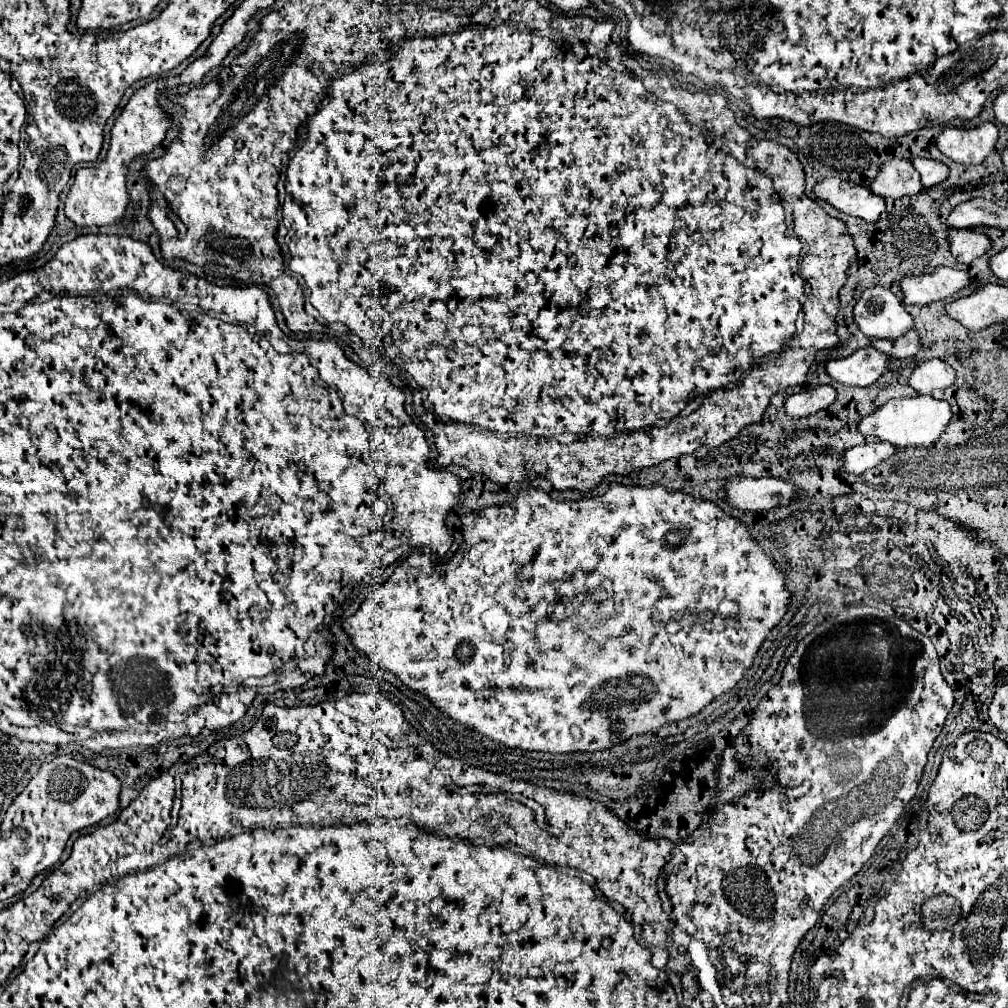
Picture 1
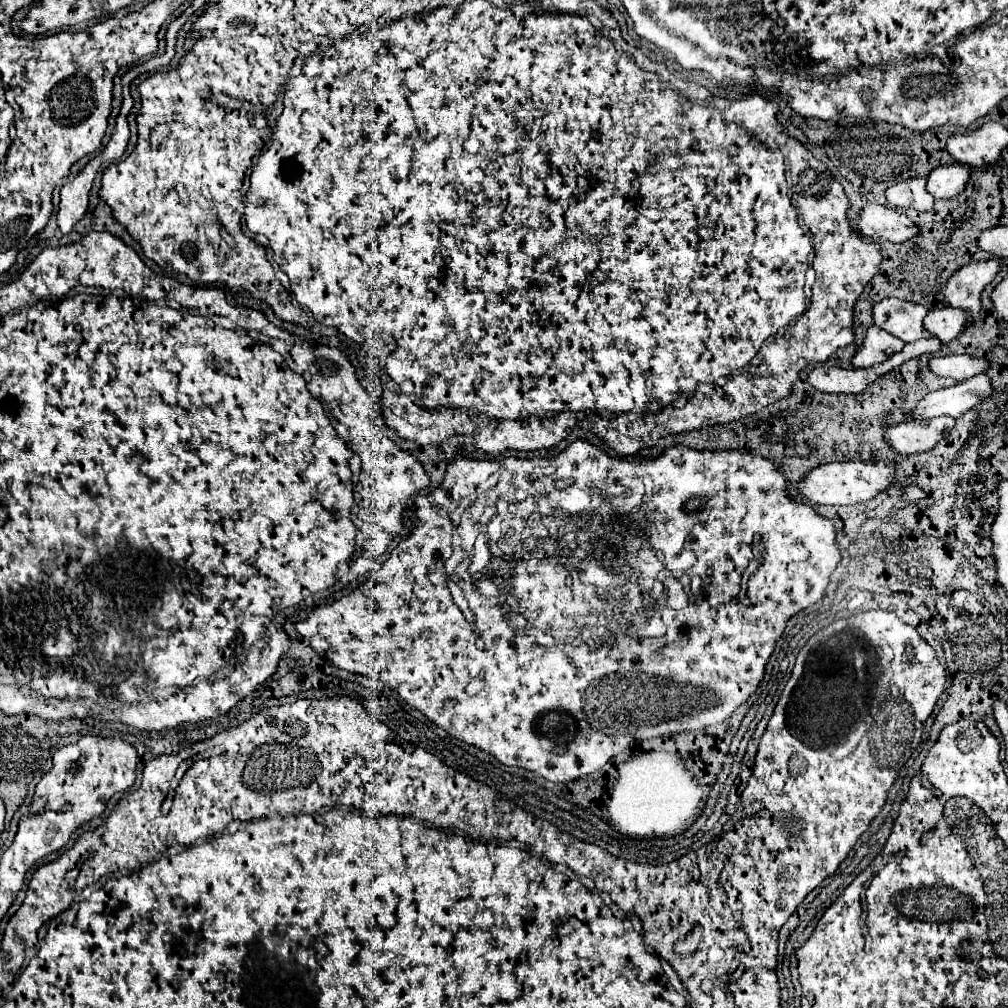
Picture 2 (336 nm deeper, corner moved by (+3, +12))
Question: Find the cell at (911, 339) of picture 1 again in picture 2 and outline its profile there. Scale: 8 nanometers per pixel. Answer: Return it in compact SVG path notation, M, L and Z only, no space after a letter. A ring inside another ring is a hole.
M940 308L928 312L924 318L924 326L930 334L934 334L942 342L950 342L952 338L960 336L966 326L972 322L970 312L962 308Z

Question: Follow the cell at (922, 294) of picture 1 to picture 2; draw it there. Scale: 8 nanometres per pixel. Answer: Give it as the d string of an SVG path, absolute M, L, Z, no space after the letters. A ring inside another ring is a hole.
M992 258L988 262L970 262L954 272L944 290L944 304L954 308L966 308L976 318L980 312L982 290L996 278L1000 266L1000 258Z

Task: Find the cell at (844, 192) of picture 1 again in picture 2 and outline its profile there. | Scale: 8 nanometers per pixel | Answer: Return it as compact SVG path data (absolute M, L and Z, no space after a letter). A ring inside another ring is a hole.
M868 204L862 210L858 228L860 228L862 236L874 238L874 240L882 238L882 240L890 240L894 244L908 242L920 234L918 226L906 214L892 210L892 208L878 206L878 204Z

